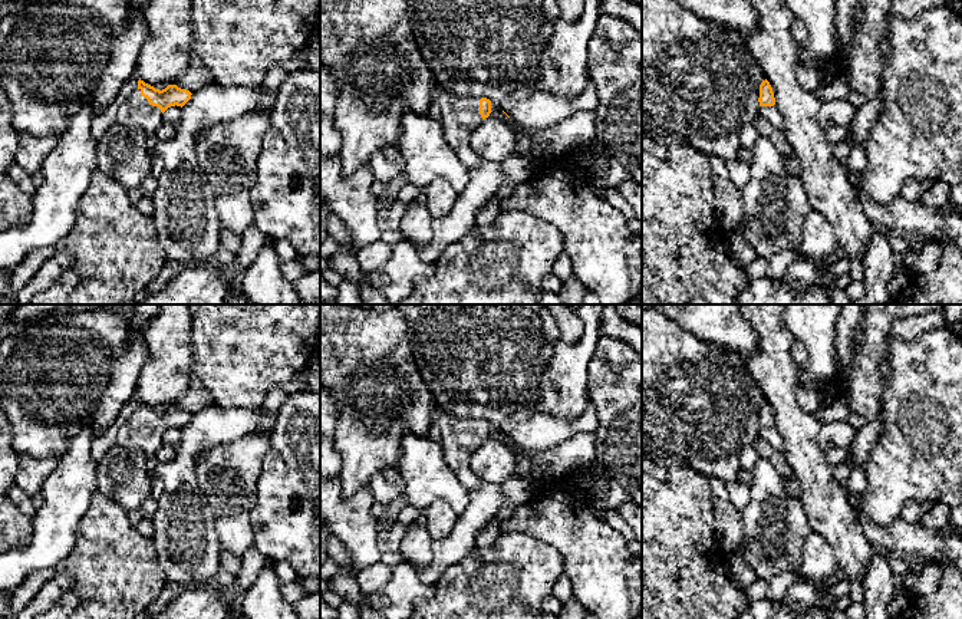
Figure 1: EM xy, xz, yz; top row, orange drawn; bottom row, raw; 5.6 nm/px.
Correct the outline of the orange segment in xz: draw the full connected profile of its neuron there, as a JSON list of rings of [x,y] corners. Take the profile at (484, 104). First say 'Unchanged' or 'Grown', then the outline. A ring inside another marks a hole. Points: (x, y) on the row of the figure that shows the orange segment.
Grown. [[[438,92],[436,102],[442,112],[439,121],[445,141],[455,149],[467,168],[477,168],[482,158],[471,146],[472,131],[491,113],[487,98],[457,98],[449,92]]]

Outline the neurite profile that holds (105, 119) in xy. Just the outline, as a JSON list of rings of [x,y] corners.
[[[135,75],[129,80],[126,80],[118,92],[116,98],[101,113],[95,116],[92,124],[92,138],[95,141],[98,141],[103,132],[115,125],[119,106],[135,89],[138,89],[138,80],[139,79]]]

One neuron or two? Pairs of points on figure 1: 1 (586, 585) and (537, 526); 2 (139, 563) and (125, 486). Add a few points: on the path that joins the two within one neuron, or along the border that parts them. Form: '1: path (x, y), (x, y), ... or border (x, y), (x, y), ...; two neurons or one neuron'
1: path (586, 568), (586, 563), (554, 532); one neuron
2: border (99, 491), (127, 513); two neurons

